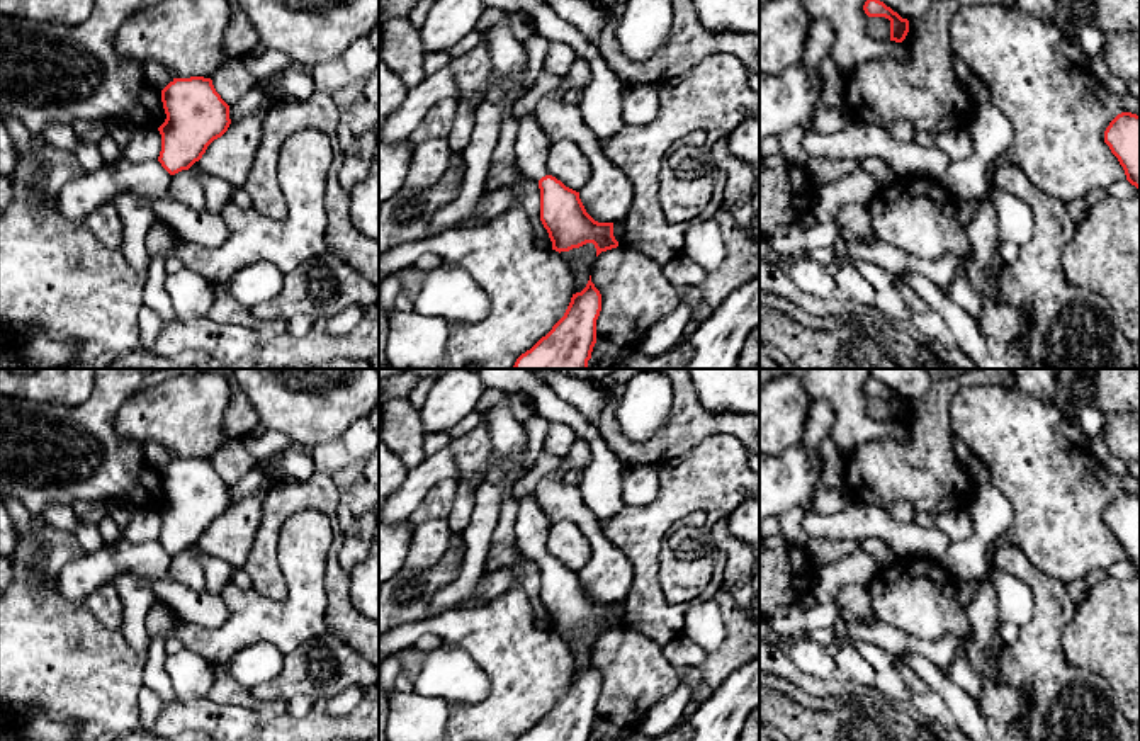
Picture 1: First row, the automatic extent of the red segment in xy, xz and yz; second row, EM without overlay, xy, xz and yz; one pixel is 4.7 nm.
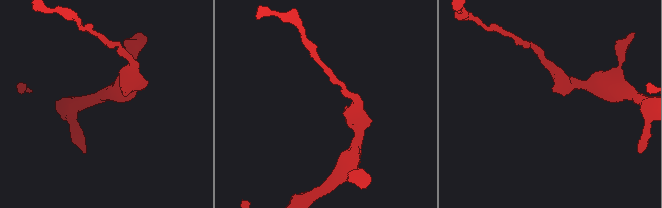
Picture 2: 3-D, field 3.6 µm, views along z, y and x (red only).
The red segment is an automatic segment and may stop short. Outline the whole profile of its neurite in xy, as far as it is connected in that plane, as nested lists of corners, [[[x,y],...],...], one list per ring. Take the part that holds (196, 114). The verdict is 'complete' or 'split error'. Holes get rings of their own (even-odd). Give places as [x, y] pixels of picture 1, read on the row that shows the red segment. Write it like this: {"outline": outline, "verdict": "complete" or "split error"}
{"outline": [[[204,76],[173,78],[161,90],[166,114],[158,127],[161,151],[158,161],[175,175],[202,158],[207,146],[221,138],[229,124],[229,105]]], "verdict": "complete"}

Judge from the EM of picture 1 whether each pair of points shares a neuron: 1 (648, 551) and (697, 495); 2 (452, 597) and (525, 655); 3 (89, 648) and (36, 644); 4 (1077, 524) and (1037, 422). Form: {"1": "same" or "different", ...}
{"1": "same", "2": "different", "3": "same", "4": "same"}

